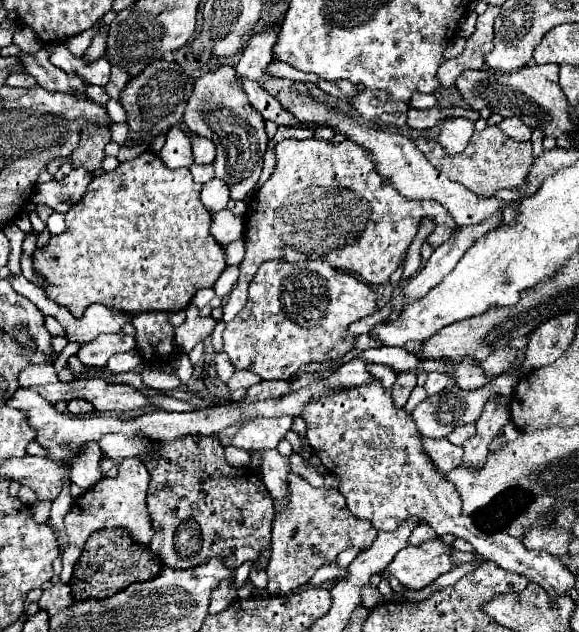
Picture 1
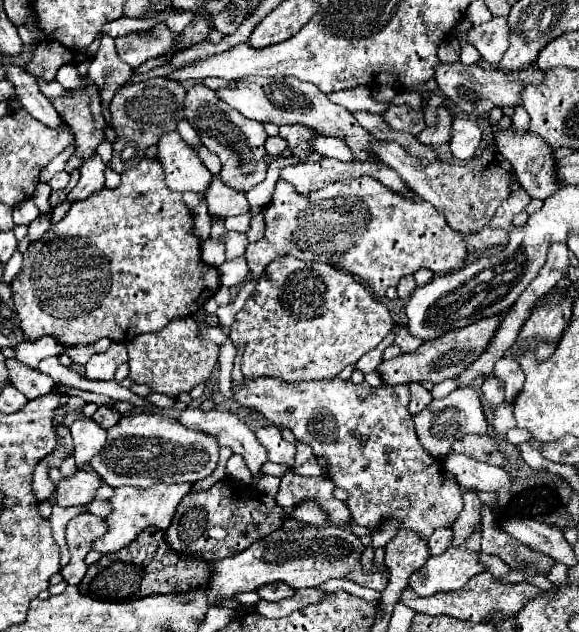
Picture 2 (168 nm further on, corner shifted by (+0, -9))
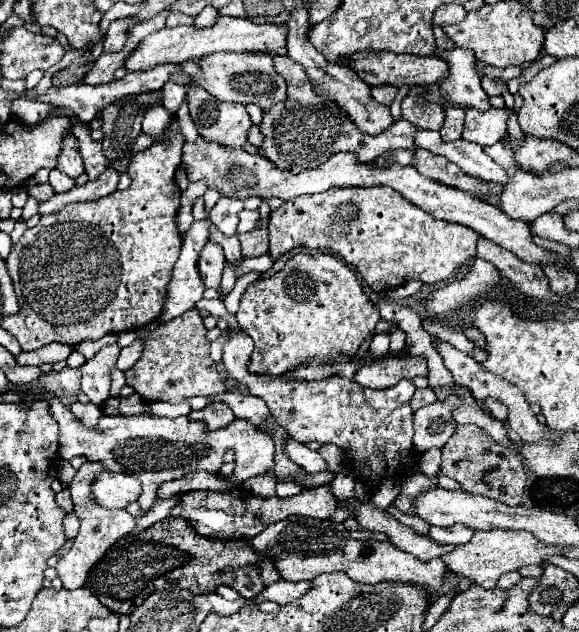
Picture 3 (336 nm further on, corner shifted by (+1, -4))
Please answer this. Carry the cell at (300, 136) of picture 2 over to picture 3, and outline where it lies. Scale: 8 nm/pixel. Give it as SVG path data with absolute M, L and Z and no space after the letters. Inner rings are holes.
M274 56L274 66L278 74L282 74L288 80L290 96L286 104L278 104L270 108L270 112L264 112L264 120L260 124L260 130L264 134L262 142L262 156L272 160L282 170L300 172L306 168L316 168L318 164L326 162L334 152L354 152L362 162L376 160L382 152L392 148L406 148L414 150L415 126L406 121L398 120L390 126L390 130L368 136L360 132L350 118L344 116L344 112L338 112L334 104L326 104L316 92L312 90L310 80L304 74L304 68L290 60L288 56Z

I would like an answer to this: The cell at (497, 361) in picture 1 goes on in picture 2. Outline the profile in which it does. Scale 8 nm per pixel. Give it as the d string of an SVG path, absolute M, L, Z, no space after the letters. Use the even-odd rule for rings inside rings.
M497 377L485 379L485 383L483 383L483 387L481 387L481 393L483 393L485 401L487 401L493 409L505 401L505 385L503 385L503 381L497 379Z

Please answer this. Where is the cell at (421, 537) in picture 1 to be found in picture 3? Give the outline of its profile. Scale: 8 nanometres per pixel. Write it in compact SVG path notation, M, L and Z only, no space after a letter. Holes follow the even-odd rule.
M454 524L450 528L438 528L438 526L432 526L428 536L432 540L436 540L438 544L454 544L454 546L462 546L462 544L468 544L470 538L472 538L472 530L462 526L462 524Z

